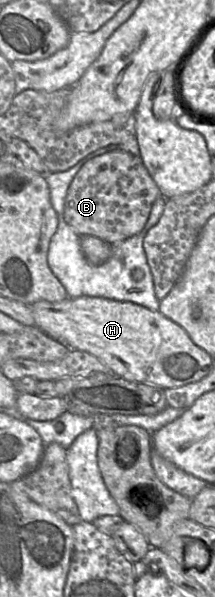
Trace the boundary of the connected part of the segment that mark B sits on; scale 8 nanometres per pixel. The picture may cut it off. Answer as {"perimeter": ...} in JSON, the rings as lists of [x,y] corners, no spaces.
{"perimeter":[[[113,150],[87,161],[71,181],[64,206],[64,220],[81,235],[92,235],[110,244],[142,231],[161,192],[140,156]]]}

